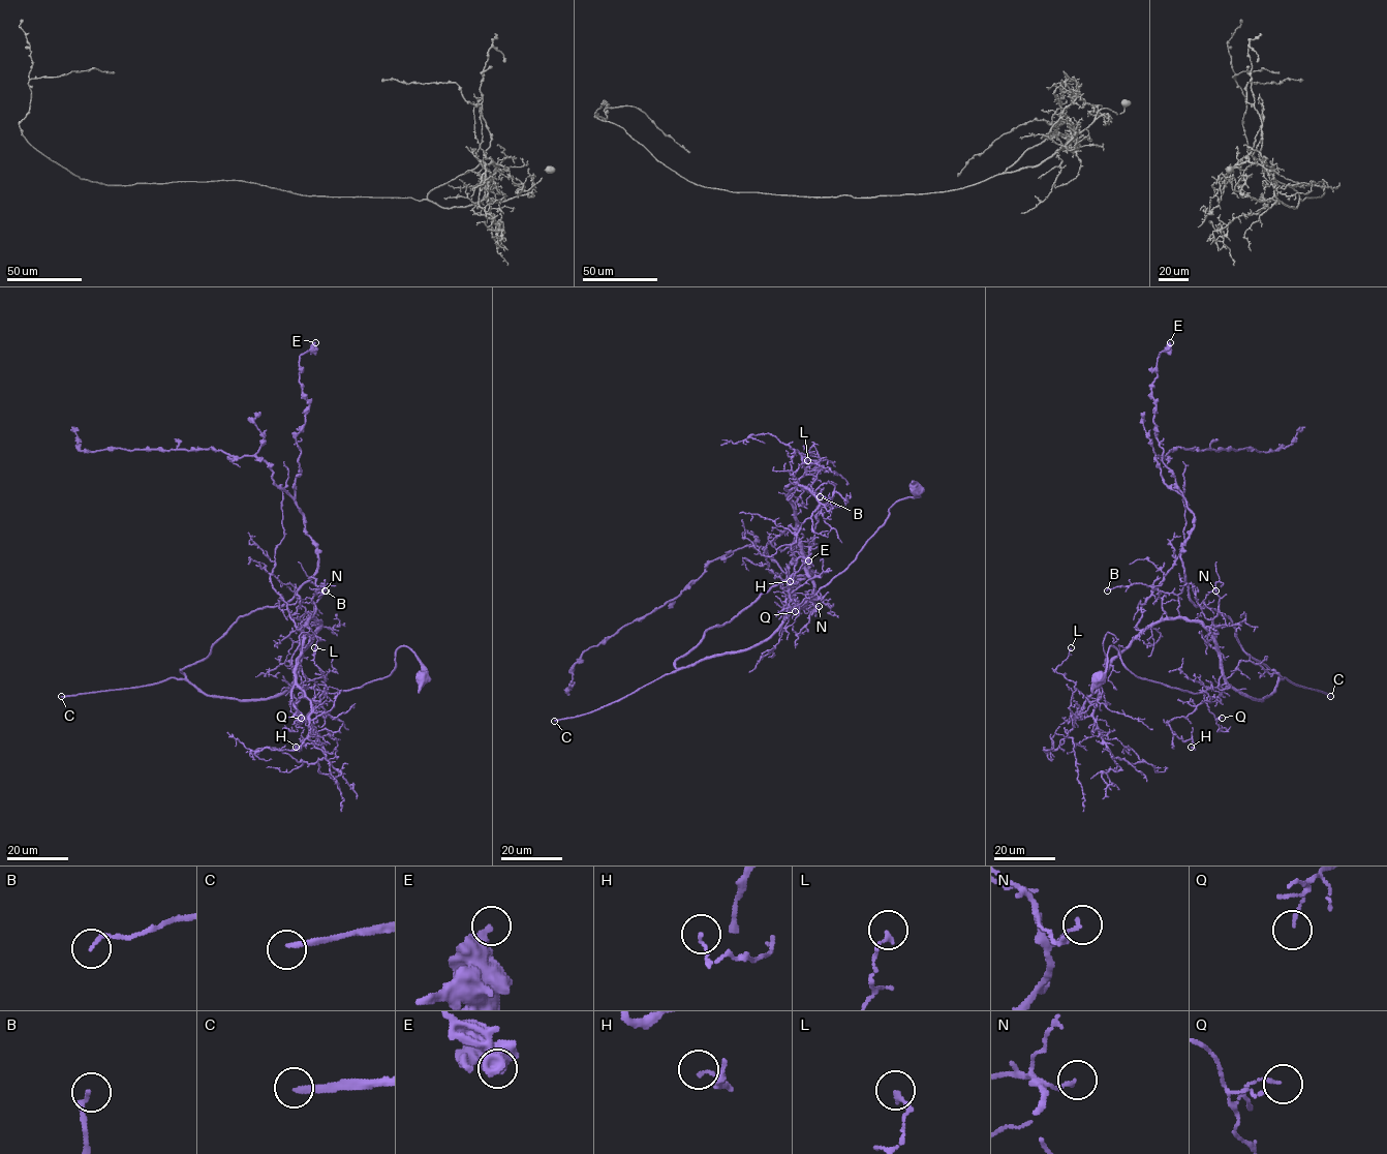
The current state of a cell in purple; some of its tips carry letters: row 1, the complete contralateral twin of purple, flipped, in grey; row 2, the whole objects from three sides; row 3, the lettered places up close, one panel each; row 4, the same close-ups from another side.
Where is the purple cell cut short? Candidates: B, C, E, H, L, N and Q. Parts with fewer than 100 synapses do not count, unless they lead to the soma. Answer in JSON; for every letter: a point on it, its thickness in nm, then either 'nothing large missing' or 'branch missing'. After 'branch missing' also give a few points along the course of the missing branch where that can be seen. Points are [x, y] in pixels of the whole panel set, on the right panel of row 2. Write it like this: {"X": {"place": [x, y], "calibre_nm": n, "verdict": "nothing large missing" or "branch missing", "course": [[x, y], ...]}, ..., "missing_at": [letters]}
{"B": {"place": [1107, 590], "calibre_nm": 160, "verdict": "nothing large missing"}, "C": {"place": [1330, 696], "calibre_nm": 240, "verdict": "branch missing", "course": [[1330, 696], [1353, 684], [1297, 701], [1224, 632], [1212, 540], [1179, 487], [1199, 382]]}, "E": {"place": [1170, 342], "calibre_nm": 360, "verdict": "nothing large missing"}, "H": {"place": [1191, 747], "calibre_nm": 120, "verdict": "nothing large missing"}, "L": {"place": [1071, 647], "calibre_nm": 170, "verdict": "nothing large missing"}, "N": {"place": [1215, 590], "calibre_nm": 140, "verdict": "nothing large missing"}, "Q": {"place": [1222, 718], "calibre_nm": 110, "verdict": "nothing large missing"}, "missing_at": ["C"]}

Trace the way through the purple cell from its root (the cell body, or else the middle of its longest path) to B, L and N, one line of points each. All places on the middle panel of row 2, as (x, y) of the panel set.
B: (917, 489), (915, 496), (889, 508), (885, 523), (843, 571), (792, 611), (812, 594), (805, 568), (820, 496)
L: (917, 489), (792, 611), (813, 589), (790, 498), (812, 483), (813, 446), (807, 460)
N: (917, 489), (915, 496), (889, 508), (885, 523), (843, 571), (792, 611), (796, 603), (811, 609), (819, 606)

